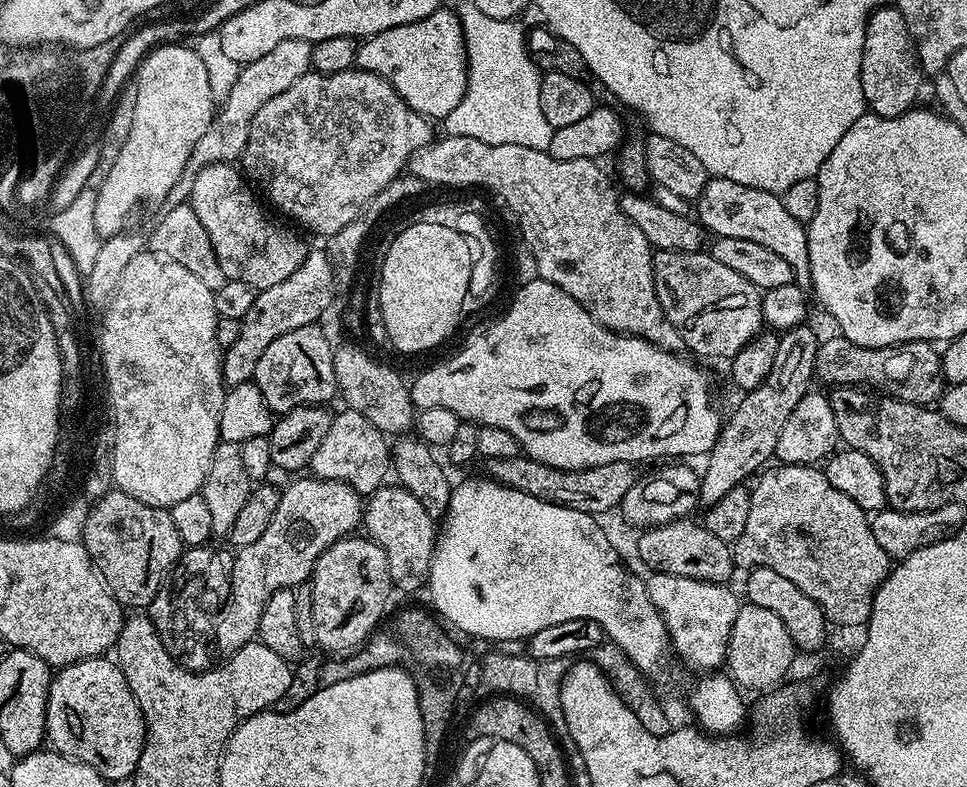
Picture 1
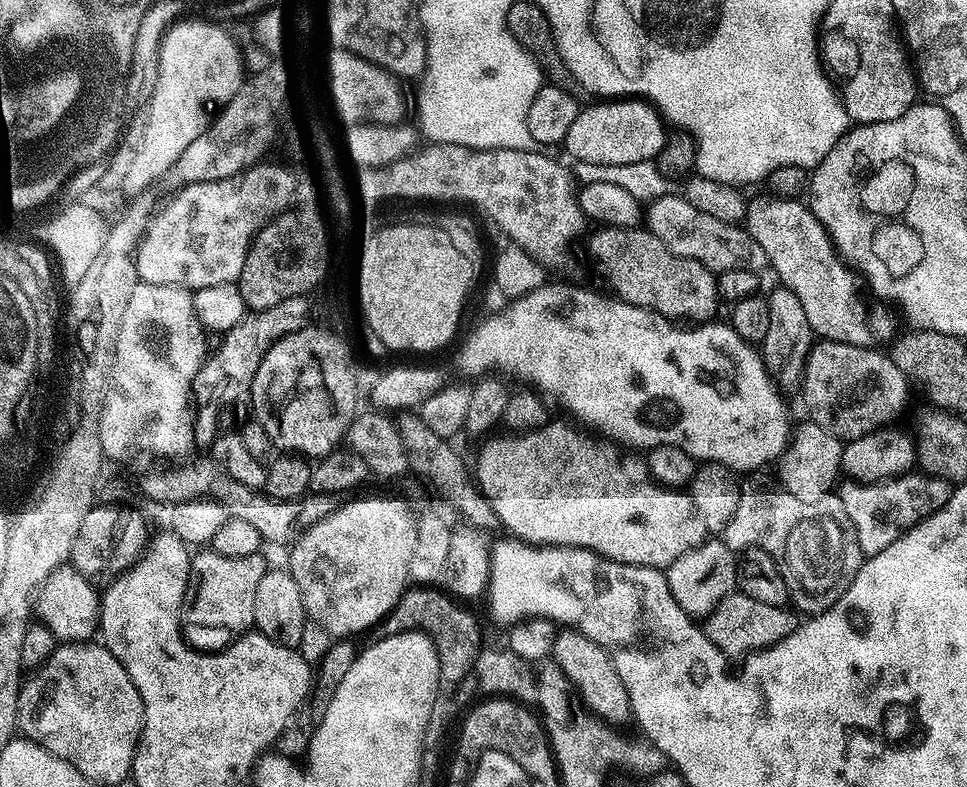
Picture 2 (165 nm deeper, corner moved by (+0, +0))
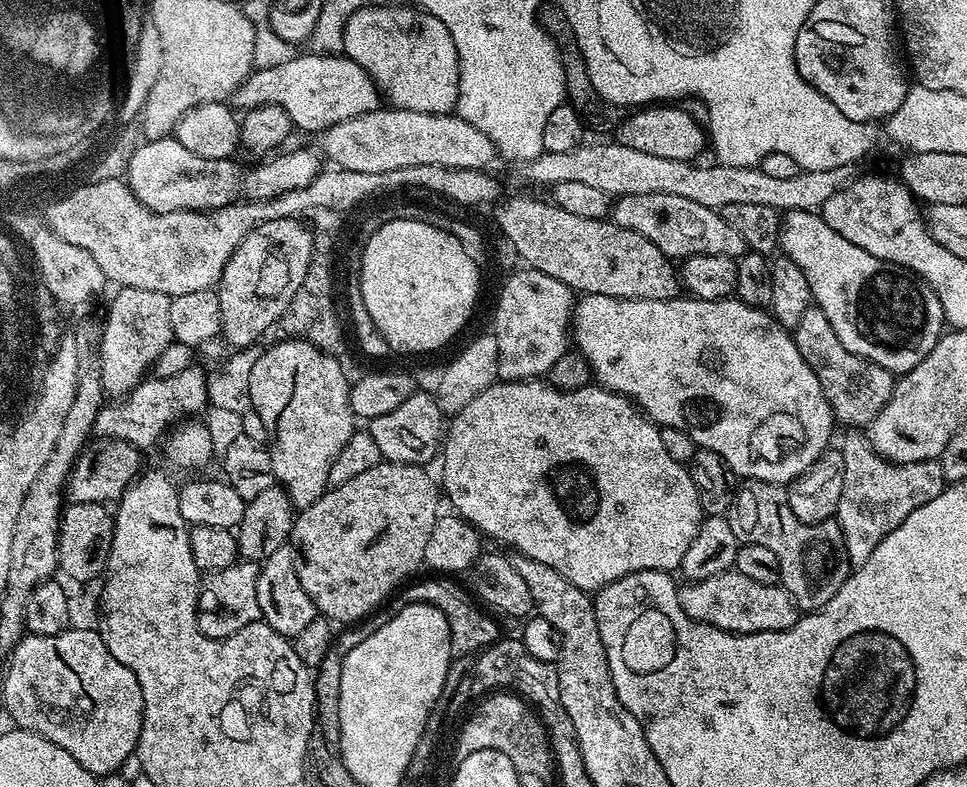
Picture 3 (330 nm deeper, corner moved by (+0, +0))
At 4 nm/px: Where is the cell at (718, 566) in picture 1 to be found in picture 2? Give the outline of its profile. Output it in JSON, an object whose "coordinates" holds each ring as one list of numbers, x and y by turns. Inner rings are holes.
{"coordinates":[[553,419,545,428,539,428,533,432,525,432,523,434,497,435,495,438,485,439,481,443,485,444,481,446,480,453,476,456,474,480,485,498,490,502,492,509,496,511,496,517,499,518,501,525,505,529,508,527,512,531,509,533,519,534,523,539,538,545,565,544,568,548,589,548,589,550,597,552,601,558,606,560,622,562,623,564,637,564,638,566,659,568,661,570,667,570,679,556,694,550,698,545,709,539,710,534,706,530,706,522,702,522,702,517,699,516,698,510,694,510,694,502,687,491,673,490,657,484,648,471,647,463,641,457,640,460,636,457,639,455,625,454,615,443,609,442,604,438,597,438,595,435,589,434,571,423,568,424,563,424,562,421]]}

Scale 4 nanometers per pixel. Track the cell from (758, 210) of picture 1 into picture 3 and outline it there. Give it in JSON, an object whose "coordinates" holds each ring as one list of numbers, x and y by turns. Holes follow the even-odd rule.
{"coordinates":[[806,209,785,211,780,221,778,248,783,255,789,256,810,282,810,290,815,307,826,314,834,334,838,334,838,342,846,346,863,360,874,362,893,374,903,374,910,371,940,340,946,328,942,304,938,302,938,294,925,280,917,278,913,273,896,267,894,264,885,264,884,261,874,258,874,254,866,254,862,246,854,246,838,230,830,230,823,215]]}

